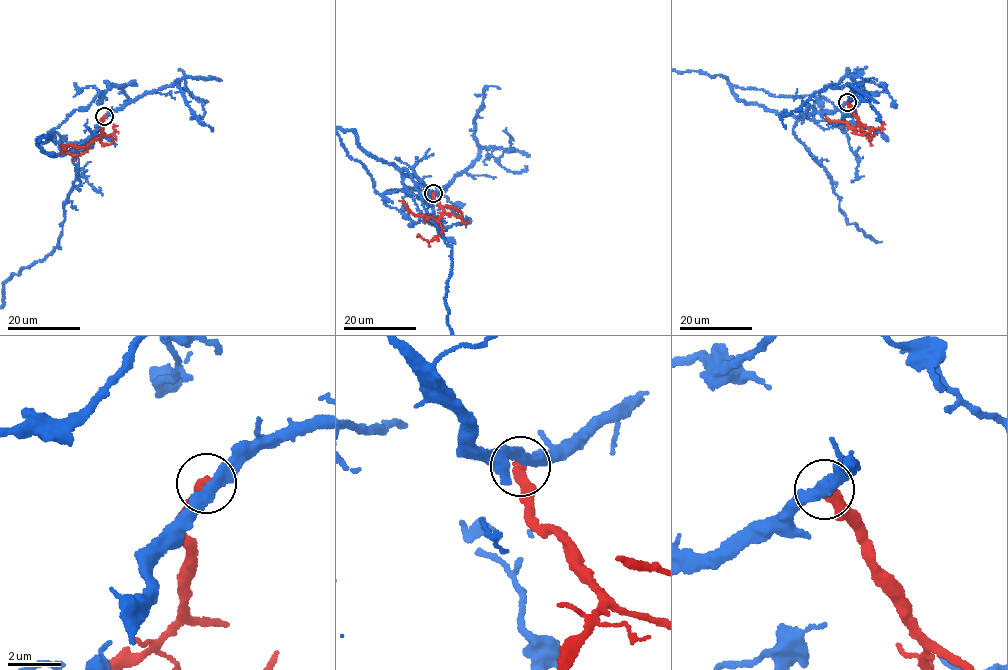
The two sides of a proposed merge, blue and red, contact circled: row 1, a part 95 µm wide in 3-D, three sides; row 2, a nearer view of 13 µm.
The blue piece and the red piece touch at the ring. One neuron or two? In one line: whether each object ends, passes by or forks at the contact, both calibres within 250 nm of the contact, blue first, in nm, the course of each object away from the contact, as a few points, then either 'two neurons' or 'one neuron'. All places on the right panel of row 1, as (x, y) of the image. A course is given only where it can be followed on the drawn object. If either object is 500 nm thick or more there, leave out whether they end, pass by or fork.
blue passes by | red ends | 420/440 nm | red via (847, 102), (861, 130), (852, 129), (845, 121), (830, 122), (825, 115) | two neurons

